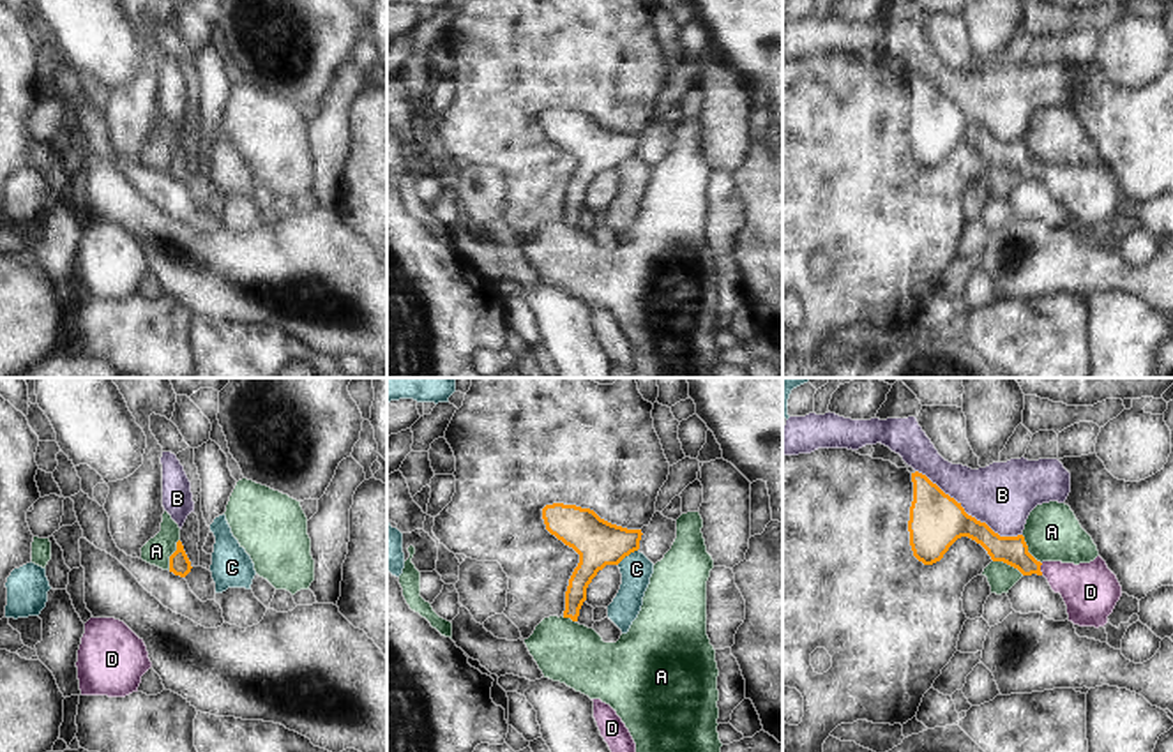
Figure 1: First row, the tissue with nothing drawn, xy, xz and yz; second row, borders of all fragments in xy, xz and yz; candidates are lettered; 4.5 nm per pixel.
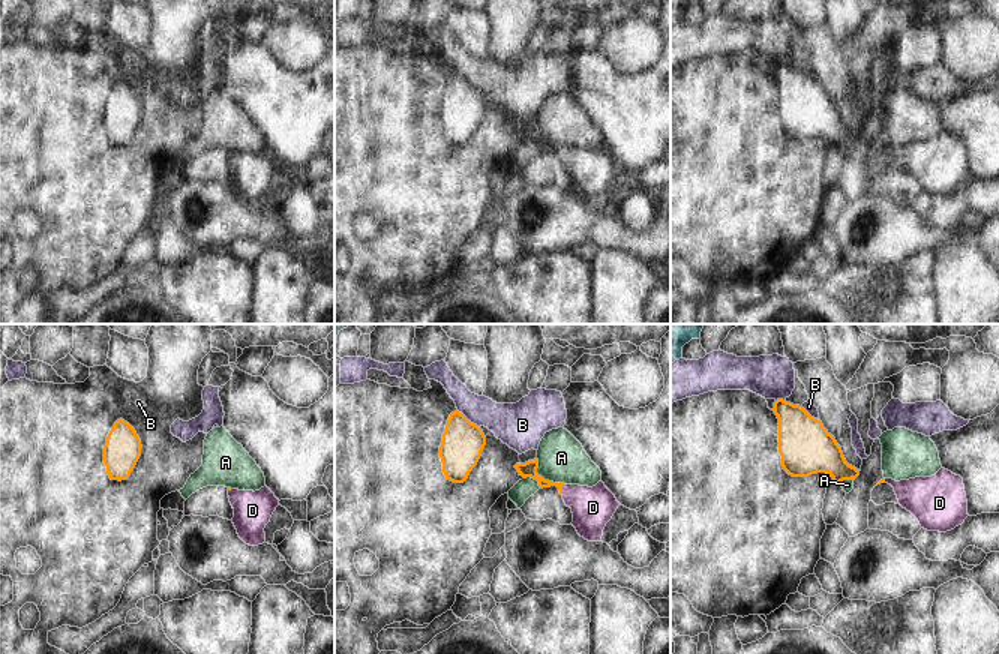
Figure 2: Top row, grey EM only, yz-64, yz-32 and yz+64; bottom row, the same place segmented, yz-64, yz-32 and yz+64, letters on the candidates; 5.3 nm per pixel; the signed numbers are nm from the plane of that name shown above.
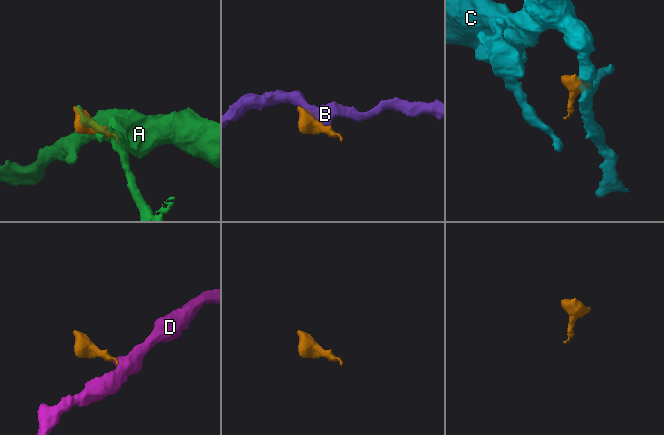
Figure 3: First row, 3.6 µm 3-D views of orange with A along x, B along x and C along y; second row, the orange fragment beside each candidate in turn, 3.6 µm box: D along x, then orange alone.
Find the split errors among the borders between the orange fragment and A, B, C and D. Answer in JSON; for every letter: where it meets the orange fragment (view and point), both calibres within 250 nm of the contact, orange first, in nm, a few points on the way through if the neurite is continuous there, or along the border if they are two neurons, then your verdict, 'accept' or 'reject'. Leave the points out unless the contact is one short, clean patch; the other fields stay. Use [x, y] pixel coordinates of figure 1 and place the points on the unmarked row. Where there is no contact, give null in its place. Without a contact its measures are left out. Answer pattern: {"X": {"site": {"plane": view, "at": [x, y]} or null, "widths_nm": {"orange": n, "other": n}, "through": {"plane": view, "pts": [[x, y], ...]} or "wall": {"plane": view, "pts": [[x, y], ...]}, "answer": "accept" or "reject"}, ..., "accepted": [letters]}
{"A": {"site": {"plane": "xy", "at": [172, 159]}, "widths_nm": {"orange": 100, "other": 120}, "wall": {"plane": "xy", "pts": [[179, 143], [168, 173]]}, "answer": "reject"}, "B": {"site": {"plane": "yz", "at": [967, 119]}, "widths_nm": {"orange": 240, "other": 300}, "answer": "reject"}, "C": {"site": {"plane": "xz", "at": [626, 159]}, "widths_nm": {"orange": 200, "other": 150}, "wall": {"plane": "xz", "pts": [[636, 154], [617, 168]]}, "answer": "reject"}, "D": {"site": {"plane": "yz", "at": [1039, 173]}, "widths_nm": {"orange": 130, "other": 260}, "through": {"plane": "yz", "pts": [[1013, 156], [1027, 170], [1039, 173], [1050, 173], [1089, 195]]}, "answer": "accept"}, "accepted": ["D"]}

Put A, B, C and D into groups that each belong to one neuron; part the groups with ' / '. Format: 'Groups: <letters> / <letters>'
Groups: A / B / C / D.

